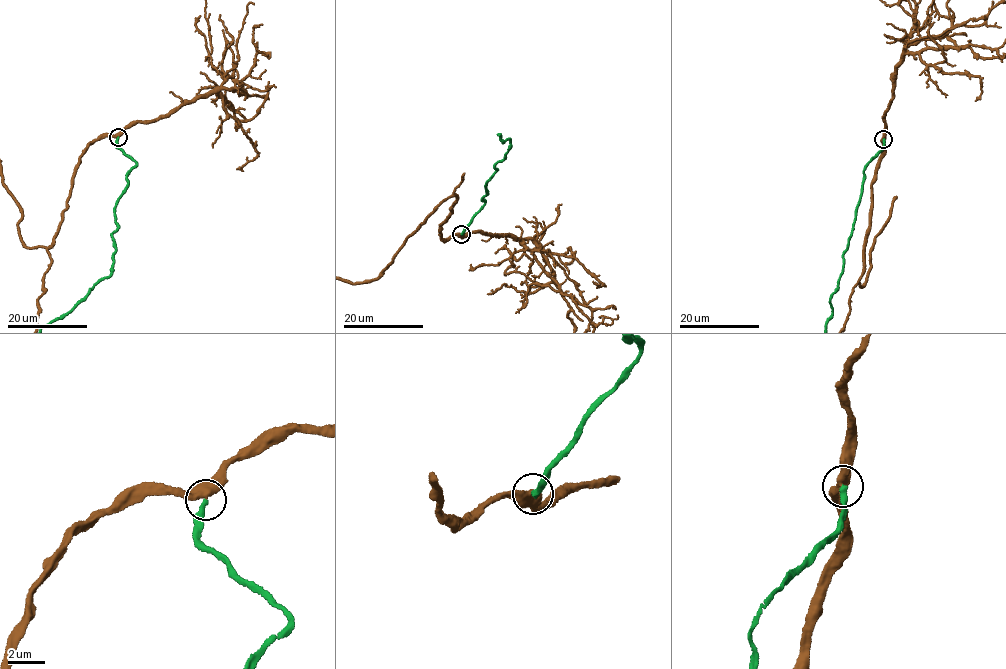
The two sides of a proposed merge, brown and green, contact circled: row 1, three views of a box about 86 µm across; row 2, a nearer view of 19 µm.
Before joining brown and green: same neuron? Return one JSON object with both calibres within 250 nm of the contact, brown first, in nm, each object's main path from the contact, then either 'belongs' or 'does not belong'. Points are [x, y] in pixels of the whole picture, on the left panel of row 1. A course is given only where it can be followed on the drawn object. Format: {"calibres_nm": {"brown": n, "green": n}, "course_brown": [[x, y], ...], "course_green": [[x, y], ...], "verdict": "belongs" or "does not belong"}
{"calibres_nm": {"brown": 440, "green": 300}, "course_brown": [[118, 137], [101, 136], [87, 146], [54, 242], [48, 248], [51, 264], [37, 303]], "course_green": [[118, 137], [117, 147], [136, 164], [115, 207], [112, 272], [41, 328]], "verdict": "does not belong"}

